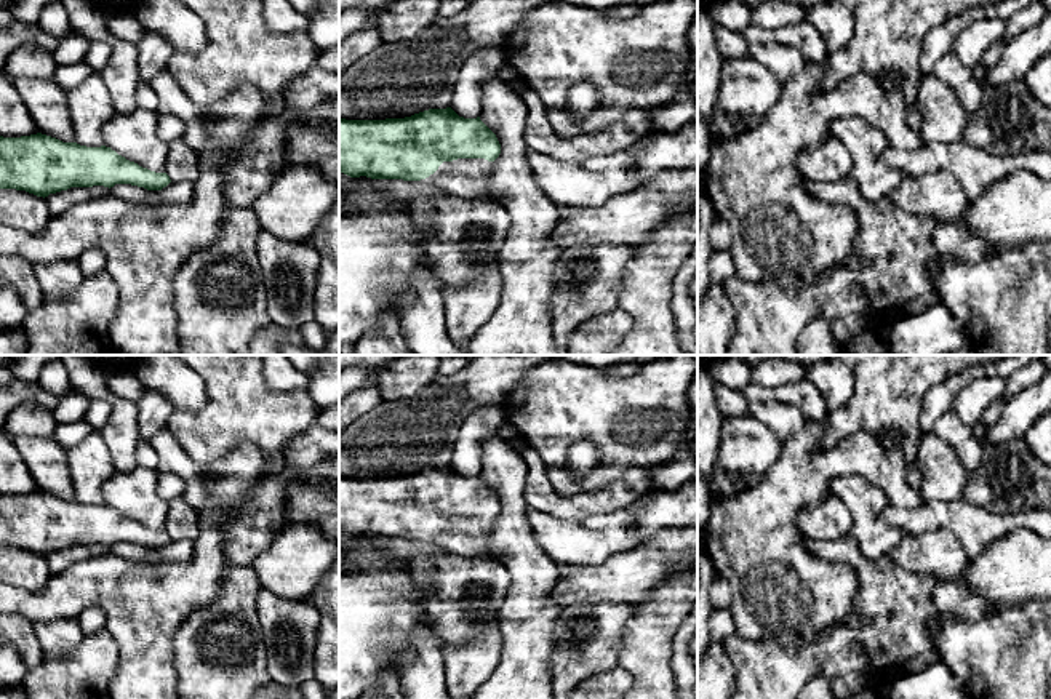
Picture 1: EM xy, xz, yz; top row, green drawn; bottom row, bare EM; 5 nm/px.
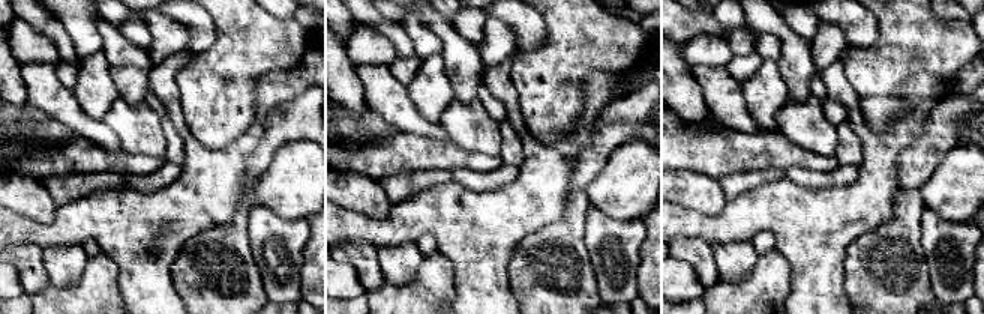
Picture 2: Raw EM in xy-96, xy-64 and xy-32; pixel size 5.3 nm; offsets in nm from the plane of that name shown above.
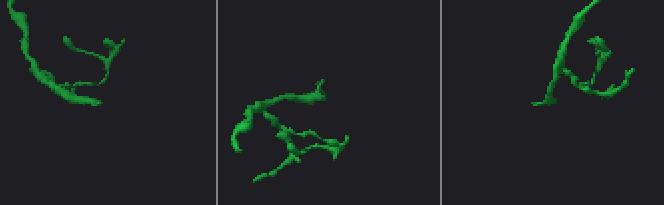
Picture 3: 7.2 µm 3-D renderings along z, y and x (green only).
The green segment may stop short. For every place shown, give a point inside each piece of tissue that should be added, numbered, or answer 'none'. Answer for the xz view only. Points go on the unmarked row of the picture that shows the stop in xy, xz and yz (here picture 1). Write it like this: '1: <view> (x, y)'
1: xz (469, 536)

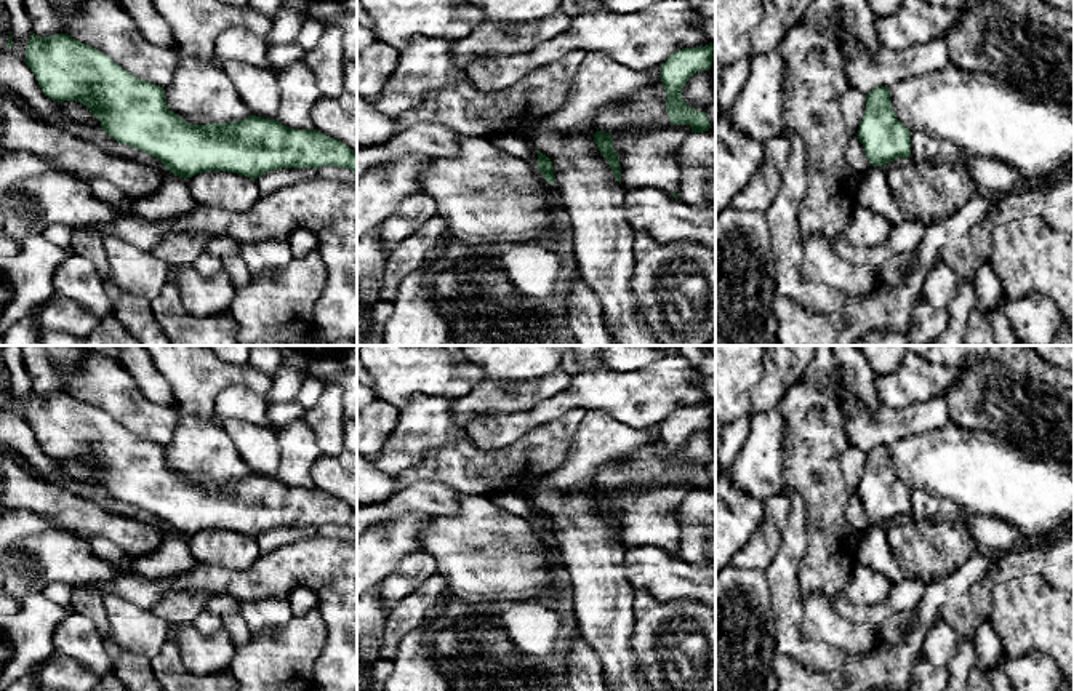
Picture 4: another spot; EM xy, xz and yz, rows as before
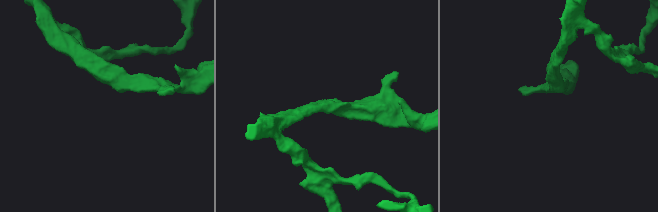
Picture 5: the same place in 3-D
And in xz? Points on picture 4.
none

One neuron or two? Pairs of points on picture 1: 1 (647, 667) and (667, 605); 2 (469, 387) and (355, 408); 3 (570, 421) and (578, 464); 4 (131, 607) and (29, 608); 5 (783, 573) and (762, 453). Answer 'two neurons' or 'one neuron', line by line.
1: one neuron
2: two neurons
3: two neurons
4: one neuron
5: two neurons

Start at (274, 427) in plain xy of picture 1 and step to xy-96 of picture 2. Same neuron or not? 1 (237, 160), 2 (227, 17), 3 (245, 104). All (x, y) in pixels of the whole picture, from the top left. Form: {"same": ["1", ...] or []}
{"same": ["2", "3"]}

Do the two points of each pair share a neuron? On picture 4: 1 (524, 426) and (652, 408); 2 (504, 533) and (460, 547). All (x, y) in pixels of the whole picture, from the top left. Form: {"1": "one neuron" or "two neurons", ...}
{"1": "one neuron", "2": "one neuron"}

